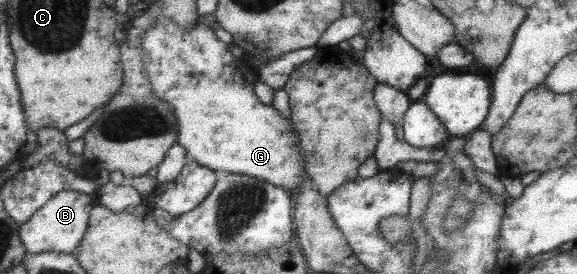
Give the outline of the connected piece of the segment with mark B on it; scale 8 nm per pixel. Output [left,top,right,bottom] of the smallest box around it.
[19,190,94,254]

